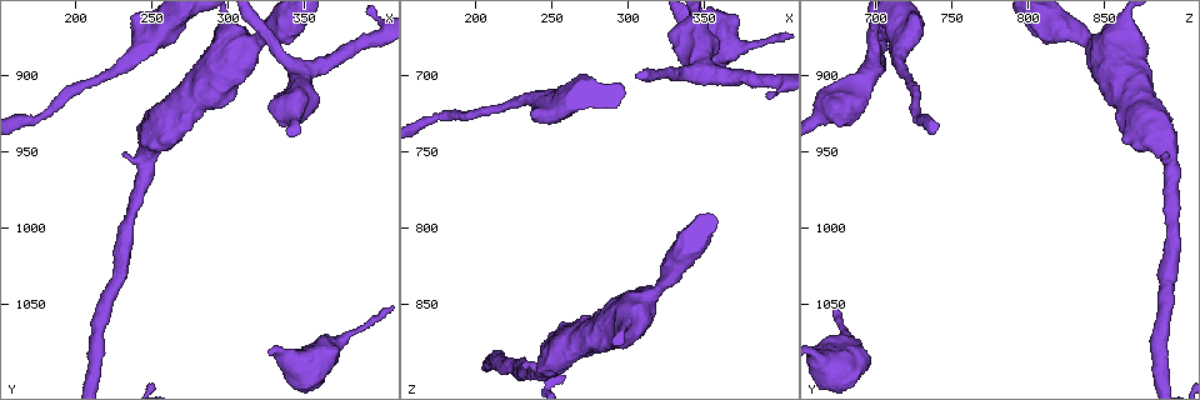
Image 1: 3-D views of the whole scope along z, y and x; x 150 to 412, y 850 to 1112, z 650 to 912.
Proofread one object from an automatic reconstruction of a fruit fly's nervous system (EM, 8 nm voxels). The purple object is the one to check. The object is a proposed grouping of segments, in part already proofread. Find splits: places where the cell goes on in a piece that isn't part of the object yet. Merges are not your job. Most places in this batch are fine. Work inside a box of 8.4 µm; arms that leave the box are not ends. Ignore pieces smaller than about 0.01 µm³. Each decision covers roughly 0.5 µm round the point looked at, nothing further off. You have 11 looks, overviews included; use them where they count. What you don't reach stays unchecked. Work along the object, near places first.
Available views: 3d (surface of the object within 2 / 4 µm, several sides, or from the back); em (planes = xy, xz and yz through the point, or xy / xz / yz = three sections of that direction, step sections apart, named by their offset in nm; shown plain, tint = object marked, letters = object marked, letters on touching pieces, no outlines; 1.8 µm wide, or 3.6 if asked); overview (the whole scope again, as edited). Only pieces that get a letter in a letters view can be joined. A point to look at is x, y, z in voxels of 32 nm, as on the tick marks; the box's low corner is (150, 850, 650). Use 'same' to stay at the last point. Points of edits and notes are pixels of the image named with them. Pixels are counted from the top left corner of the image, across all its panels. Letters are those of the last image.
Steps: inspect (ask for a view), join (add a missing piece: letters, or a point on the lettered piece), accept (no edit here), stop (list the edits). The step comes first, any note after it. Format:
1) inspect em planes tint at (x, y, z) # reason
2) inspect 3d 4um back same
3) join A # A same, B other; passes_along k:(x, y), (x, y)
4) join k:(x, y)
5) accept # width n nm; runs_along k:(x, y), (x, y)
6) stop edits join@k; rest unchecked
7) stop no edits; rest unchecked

inspect em 3.6um yz step 8 tint at (346, 900, 694) # calibre changes

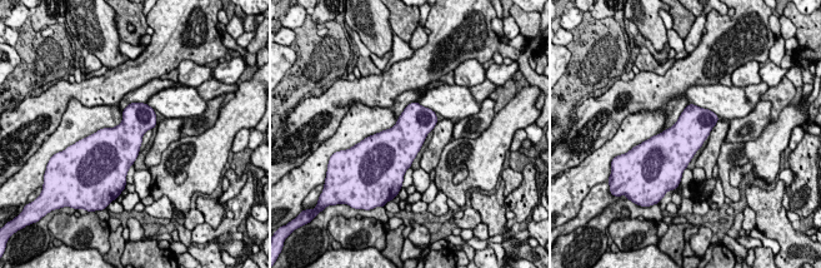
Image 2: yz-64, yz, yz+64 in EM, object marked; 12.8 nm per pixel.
inspect em 3.6um yz step 8 letters same # see the neighbours

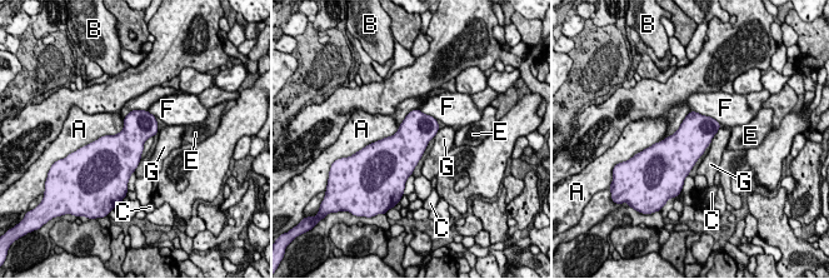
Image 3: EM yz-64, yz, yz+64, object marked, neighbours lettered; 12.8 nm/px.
accept # width 440 nm; A other, B other, C other, E other, F other, G other; border 3:(124, 119), (114, 135), (89, 144); no lettered piece goes on from it

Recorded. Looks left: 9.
inspect 3d 4um at (398, 874, 702) # abrupt turn

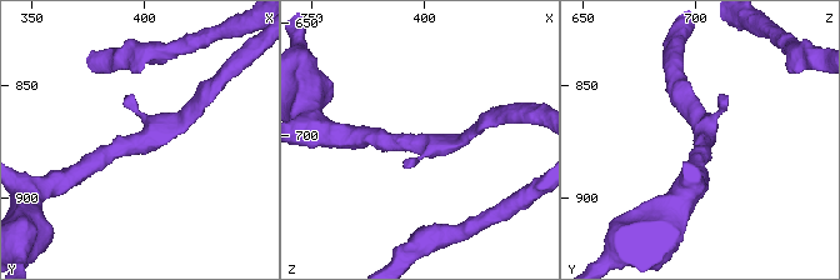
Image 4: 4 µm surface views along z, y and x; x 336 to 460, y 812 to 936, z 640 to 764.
inspect em planes tint at (398, 875, 704)

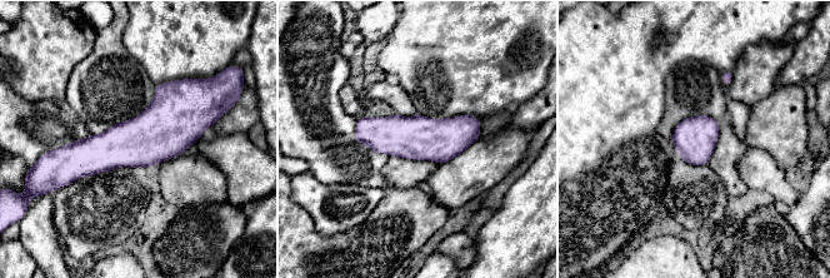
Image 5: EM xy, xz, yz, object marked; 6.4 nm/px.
inspect em planes letters same # see the neighbours

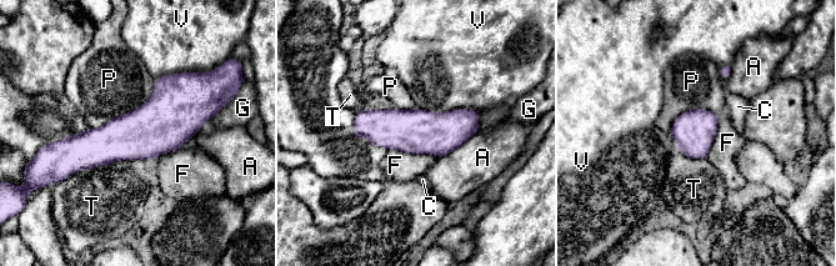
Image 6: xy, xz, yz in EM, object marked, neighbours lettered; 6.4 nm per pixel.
accept # A other, C other, F other, G other, P other, T other, V other; runs_along 6:(209, 115), (63, 147); none of them fits

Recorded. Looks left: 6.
inspect em 3.6um xy step 16 letters at (256, 872, 718) # sudden change in width

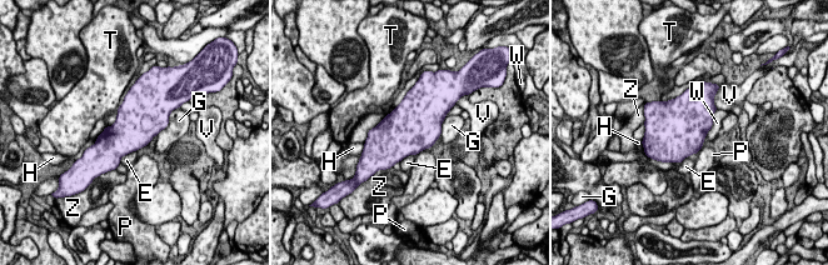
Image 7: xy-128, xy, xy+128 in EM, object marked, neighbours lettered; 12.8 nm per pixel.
accept # longest_contact W 500 nm; E other, G other, H other, P other, T other, V other, W other, Z other; none of them fits

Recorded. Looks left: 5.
inspect em 3.6um planes tint at (304, 886, 856) # thick turns thin

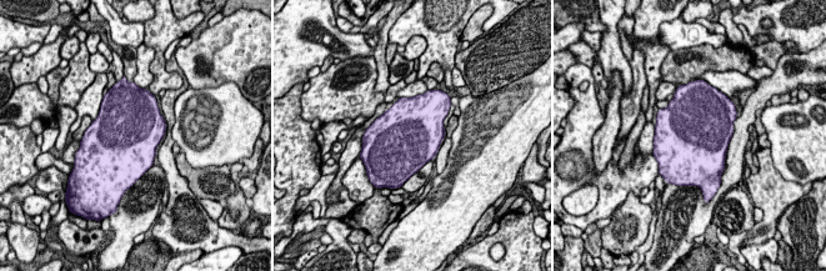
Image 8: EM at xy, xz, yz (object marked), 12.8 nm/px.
inspect em 3.6um planes letters same # what lies round it

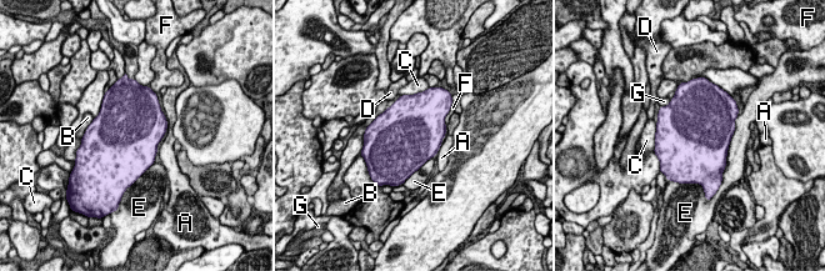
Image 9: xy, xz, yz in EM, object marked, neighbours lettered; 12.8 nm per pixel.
accept # width 850 nm; A other, B other, C other, D other, E other, F other, G other; border 9:(735, 119), (735, 130), (725, 161); no lettered piece goes on from it

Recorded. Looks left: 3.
stop no edits; rest unchecked

